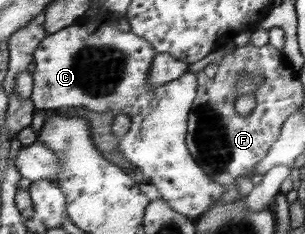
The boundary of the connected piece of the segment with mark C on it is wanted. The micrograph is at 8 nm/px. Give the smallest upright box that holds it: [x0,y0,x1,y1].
[30,16,230,218]

